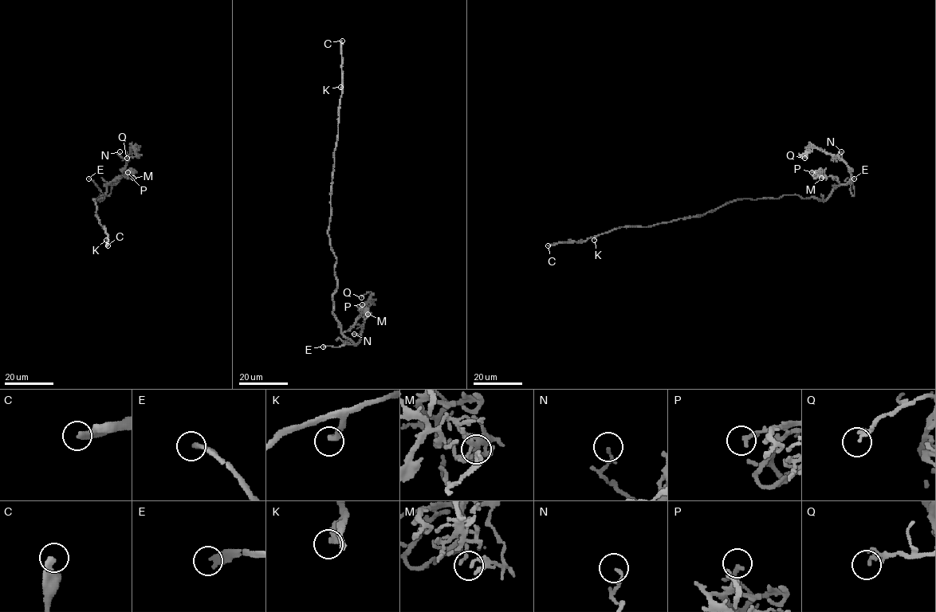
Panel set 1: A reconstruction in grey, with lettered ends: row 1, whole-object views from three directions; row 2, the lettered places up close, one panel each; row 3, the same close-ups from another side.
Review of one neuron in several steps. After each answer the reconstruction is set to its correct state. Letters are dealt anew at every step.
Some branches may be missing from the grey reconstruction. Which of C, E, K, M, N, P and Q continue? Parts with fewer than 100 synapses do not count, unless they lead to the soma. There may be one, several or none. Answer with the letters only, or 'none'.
C, E

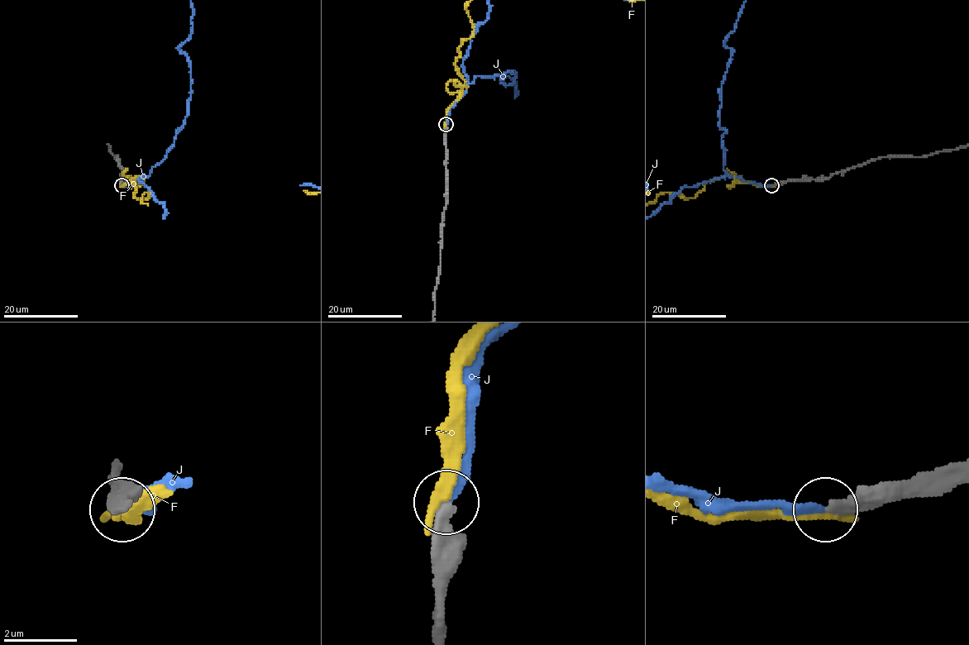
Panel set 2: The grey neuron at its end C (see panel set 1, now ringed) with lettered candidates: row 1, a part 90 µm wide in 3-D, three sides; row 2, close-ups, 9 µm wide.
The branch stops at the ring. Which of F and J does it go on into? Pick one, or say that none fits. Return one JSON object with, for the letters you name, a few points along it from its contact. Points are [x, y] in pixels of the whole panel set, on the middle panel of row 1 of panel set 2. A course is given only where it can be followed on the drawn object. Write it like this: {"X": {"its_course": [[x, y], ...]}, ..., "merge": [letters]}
{"merge": ["J"]}

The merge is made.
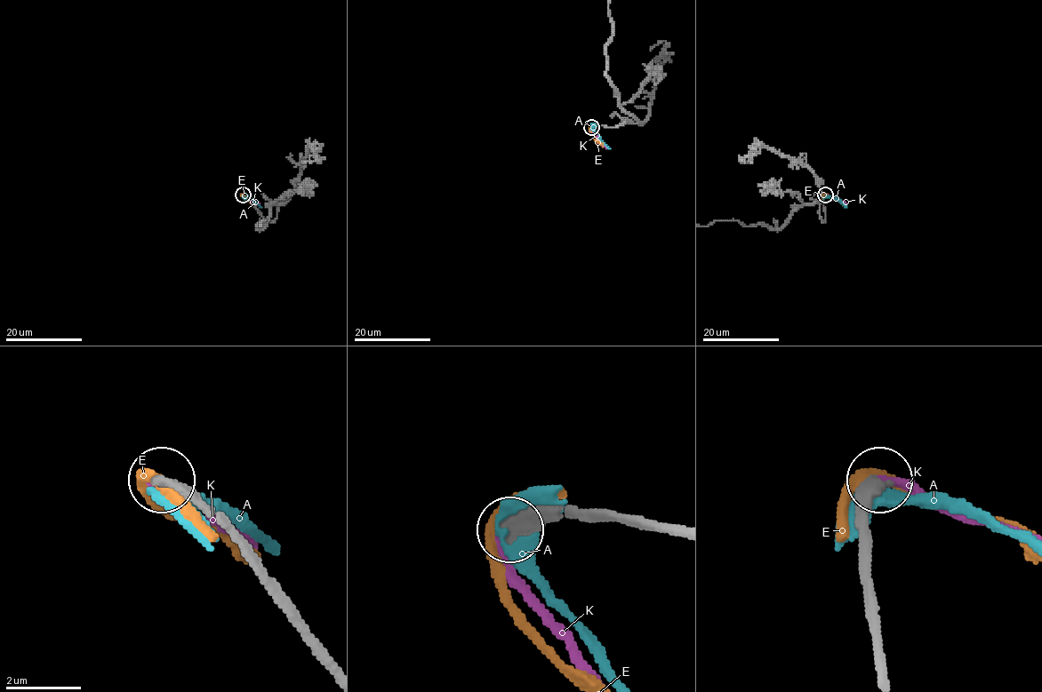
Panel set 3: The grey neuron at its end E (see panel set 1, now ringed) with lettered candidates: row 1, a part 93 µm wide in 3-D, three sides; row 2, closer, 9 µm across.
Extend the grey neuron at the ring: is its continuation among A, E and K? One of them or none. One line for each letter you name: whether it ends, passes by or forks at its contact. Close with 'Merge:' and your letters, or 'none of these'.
K: It ends there
Merge: K

